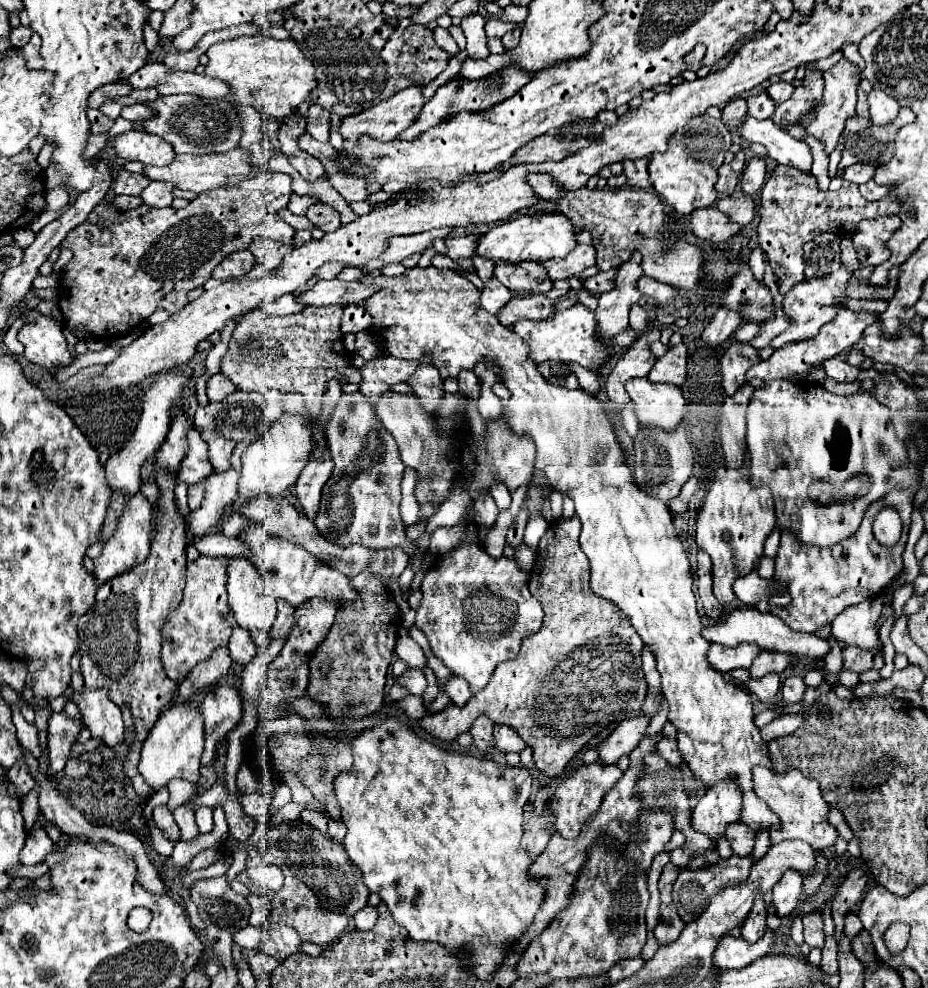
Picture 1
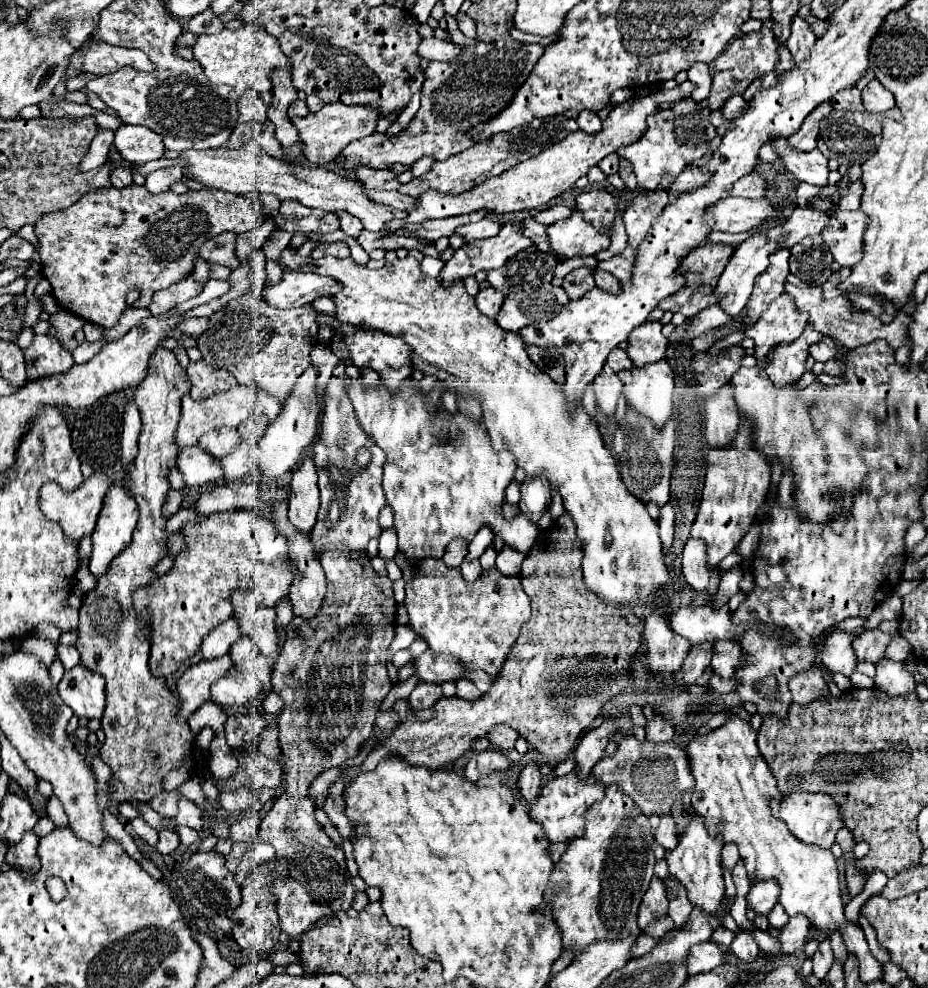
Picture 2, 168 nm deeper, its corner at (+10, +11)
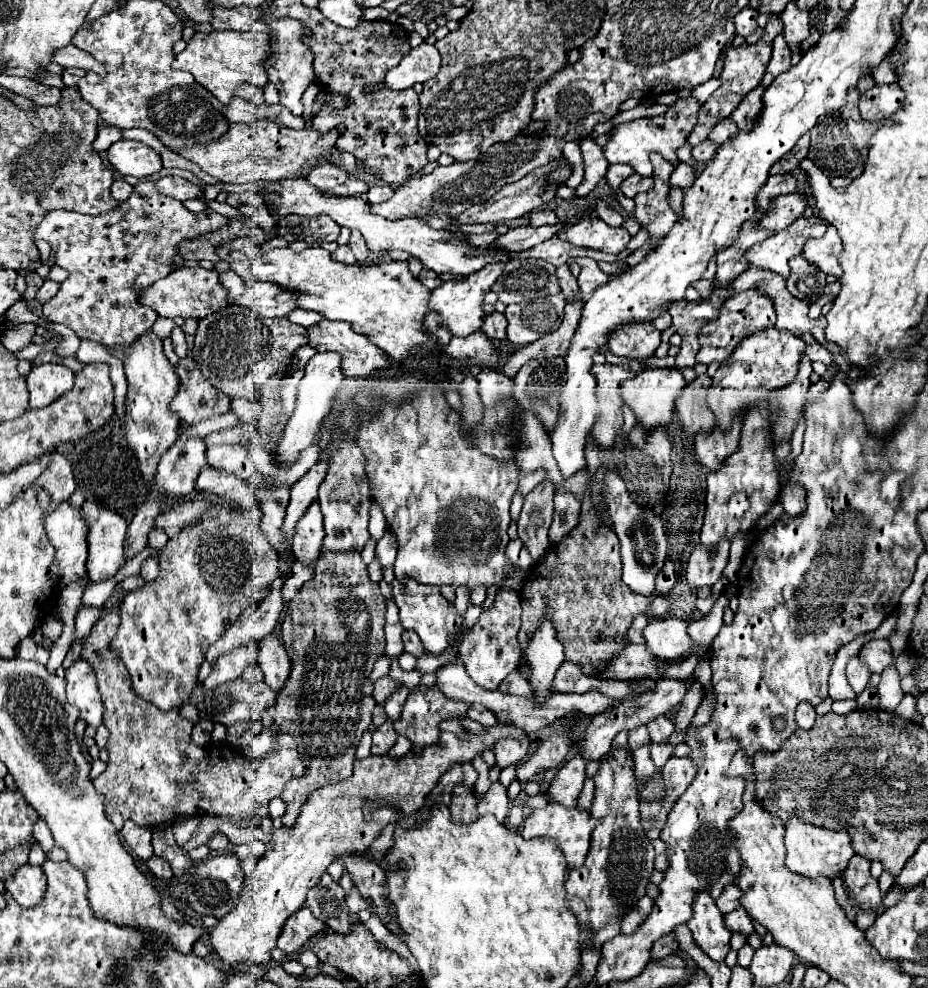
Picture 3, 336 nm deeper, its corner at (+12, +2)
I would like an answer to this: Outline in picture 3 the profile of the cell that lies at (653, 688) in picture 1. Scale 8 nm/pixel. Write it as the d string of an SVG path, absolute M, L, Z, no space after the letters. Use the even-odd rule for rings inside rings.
M632 730L630 732L630 740L628 740L628 746L634 750L634 748L640 748L644 744L650 744L650 734L648 730Z

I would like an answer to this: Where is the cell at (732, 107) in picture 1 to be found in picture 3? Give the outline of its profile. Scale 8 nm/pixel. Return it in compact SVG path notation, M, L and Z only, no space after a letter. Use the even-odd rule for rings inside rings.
M704 140L702 144L698 144L698 146L692 148L692 158L694 158L692 168L694 168L696 176L698 176L698 172L702 172L702 168L706 168L706 164L710 164L710 160L714 158L716 148L718 146L714 142L710 142L710 140Z

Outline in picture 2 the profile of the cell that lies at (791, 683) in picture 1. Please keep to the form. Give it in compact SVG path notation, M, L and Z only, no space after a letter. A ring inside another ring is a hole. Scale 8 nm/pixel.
M814 667L812 671L800 671L800 675L790 679L790 693L796 703L810 703L818 697L824 697L828 693L828 685L822 679L820 669Z

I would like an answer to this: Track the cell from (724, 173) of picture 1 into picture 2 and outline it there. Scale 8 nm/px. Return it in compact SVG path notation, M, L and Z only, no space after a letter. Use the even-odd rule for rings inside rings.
M692 165L692 167L686 167L686 169L678 175L678 179L672 183L672 191L678 191L678 193L692 191L692 189L700 187L704 181L708 181L708 175L704 175L700 167Z

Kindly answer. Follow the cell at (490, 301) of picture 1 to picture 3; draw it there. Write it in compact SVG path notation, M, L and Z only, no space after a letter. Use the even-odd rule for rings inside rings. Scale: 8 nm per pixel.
M494 312L494 314L488 314L488 316L486 316L486 322L484 322L484 326L482 326L482 332L484 332L490 340L498 340L498 342L500 342L500 340L506 340L506 326L508 326L506 316Z

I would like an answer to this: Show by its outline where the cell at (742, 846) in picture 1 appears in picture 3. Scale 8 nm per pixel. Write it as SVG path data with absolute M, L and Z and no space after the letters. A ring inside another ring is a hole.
M728 886L722 896L716 900L716 906L720 908L722 914L728 914L732 910L736 910L740 906L740 896L742 896L742 890L740 888L734 888L734 886Z

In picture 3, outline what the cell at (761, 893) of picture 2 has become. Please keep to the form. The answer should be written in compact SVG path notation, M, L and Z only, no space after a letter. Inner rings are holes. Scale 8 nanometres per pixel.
M738 908L738 910L730 912L730 914L724 914L724 924L726 924L726 930L730 930L732 934L742 934L746 938L754 932L752 920L746 914L744 908Z

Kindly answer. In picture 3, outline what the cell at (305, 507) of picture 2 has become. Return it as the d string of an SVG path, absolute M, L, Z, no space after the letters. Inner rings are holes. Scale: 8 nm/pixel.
M314 502L296 526L296 536L294 536L296 560L302 564L314 564L320 558L322 540L324 540L322 512L318 508L318 502Z

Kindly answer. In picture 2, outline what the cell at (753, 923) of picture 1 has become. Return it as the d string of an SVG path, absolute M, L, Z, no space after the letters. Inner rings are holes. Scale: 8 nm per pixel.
M748 929L736 931L736 937L734 937L730 949L738 957L738 961L744 961L744 963L750 963L758 957L758 945L754 941L754 933Z

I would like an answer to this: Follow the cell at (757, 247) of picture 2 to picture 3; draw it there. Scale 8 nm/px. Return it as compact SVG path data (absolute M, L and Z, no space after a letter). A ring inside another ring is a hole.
M818 216L800 218L790 228L772 234L760 244L754 244L746 252L746 258L750 266L766 268L780 276L788 276L790 274L788 260L802 252L802 246L808 238L820 238L826 232L826 228L828 228L826 222Z

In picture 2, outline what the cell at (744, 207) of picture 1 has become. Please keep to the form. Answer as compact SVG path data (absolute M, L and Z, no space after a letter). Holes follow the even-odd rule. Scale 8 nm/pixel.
M746 175L746 177L738 179L738 181L732 185L730 195L732 195L732 197L756 199L756 197L762 197L762 195L764 195L764 189L766 189L766 181L764 181L760 175Z

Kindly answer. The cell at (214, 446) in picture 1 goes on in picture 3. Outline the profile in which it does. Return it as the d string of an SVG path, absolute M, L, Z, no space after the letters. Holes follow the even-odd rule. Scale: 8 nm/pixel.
M222 444L222 446L210 446L206 452L206 460L210 466L218 470L226 470L242 480L246 480L246 448L240 444Z

